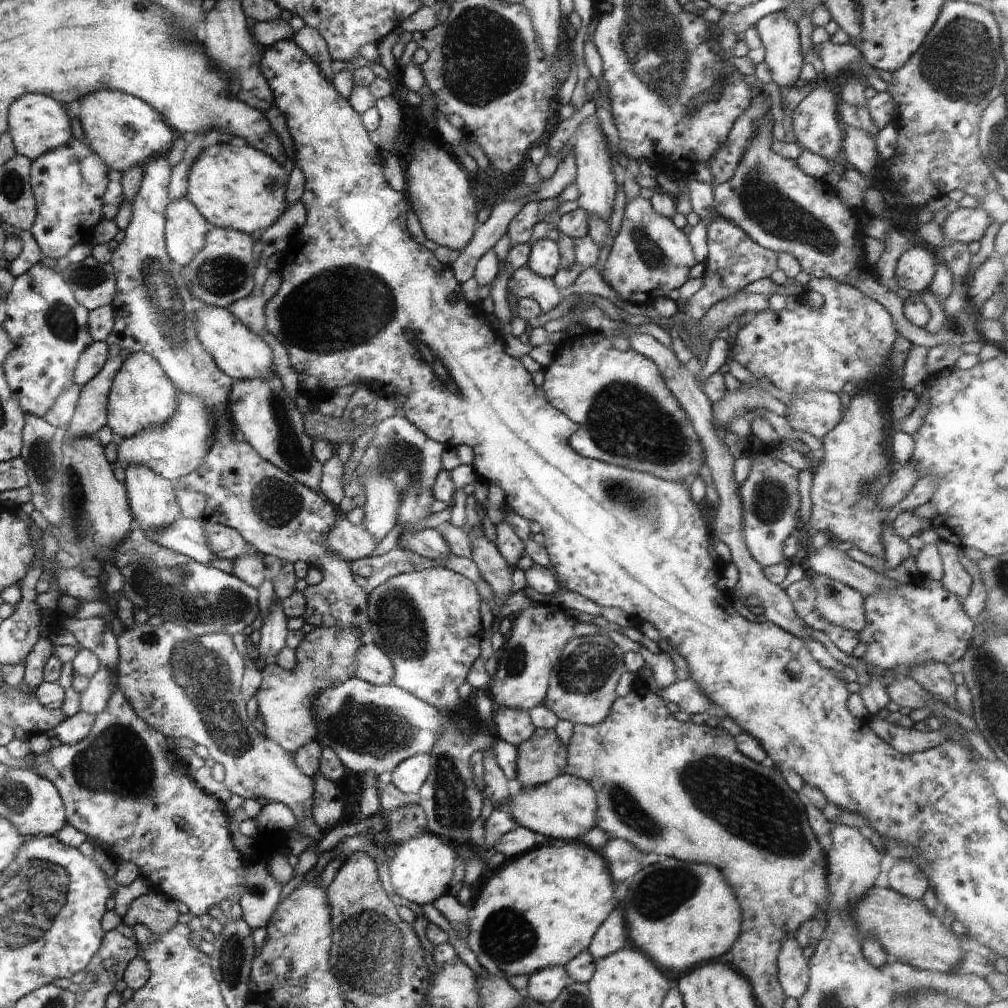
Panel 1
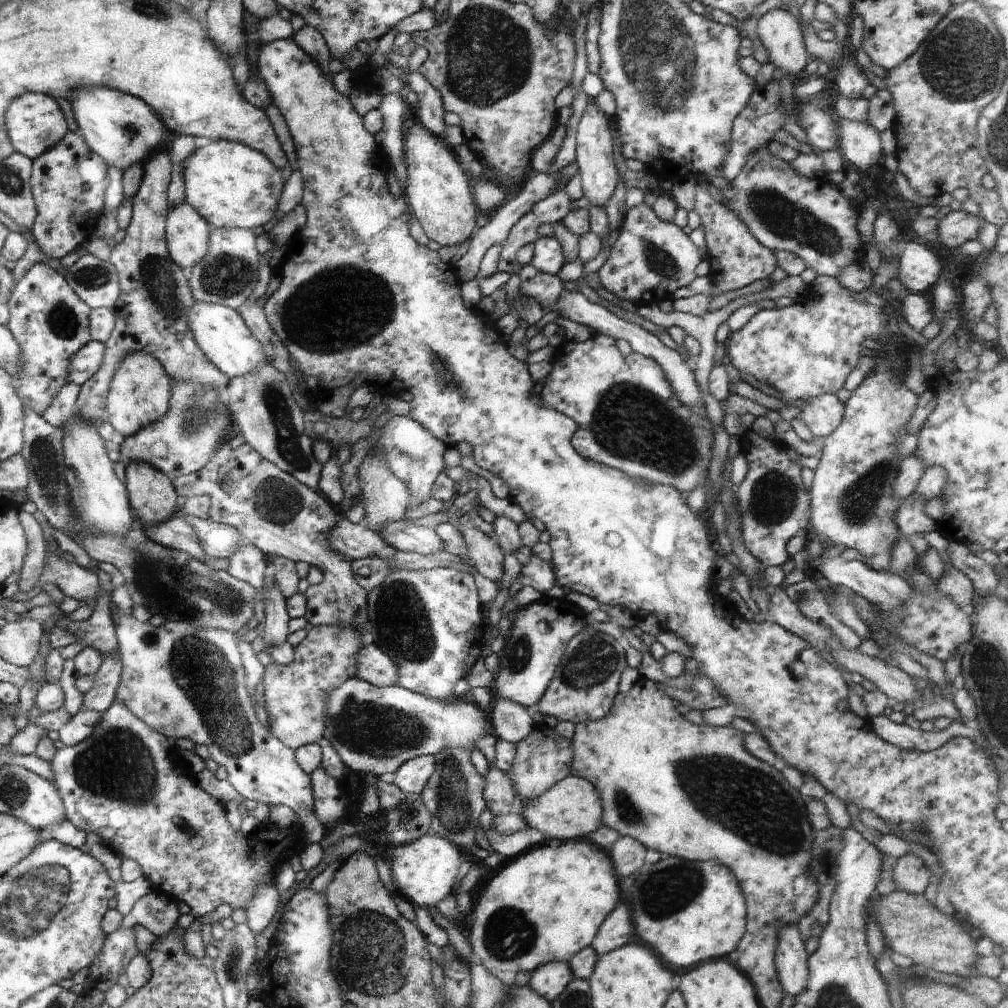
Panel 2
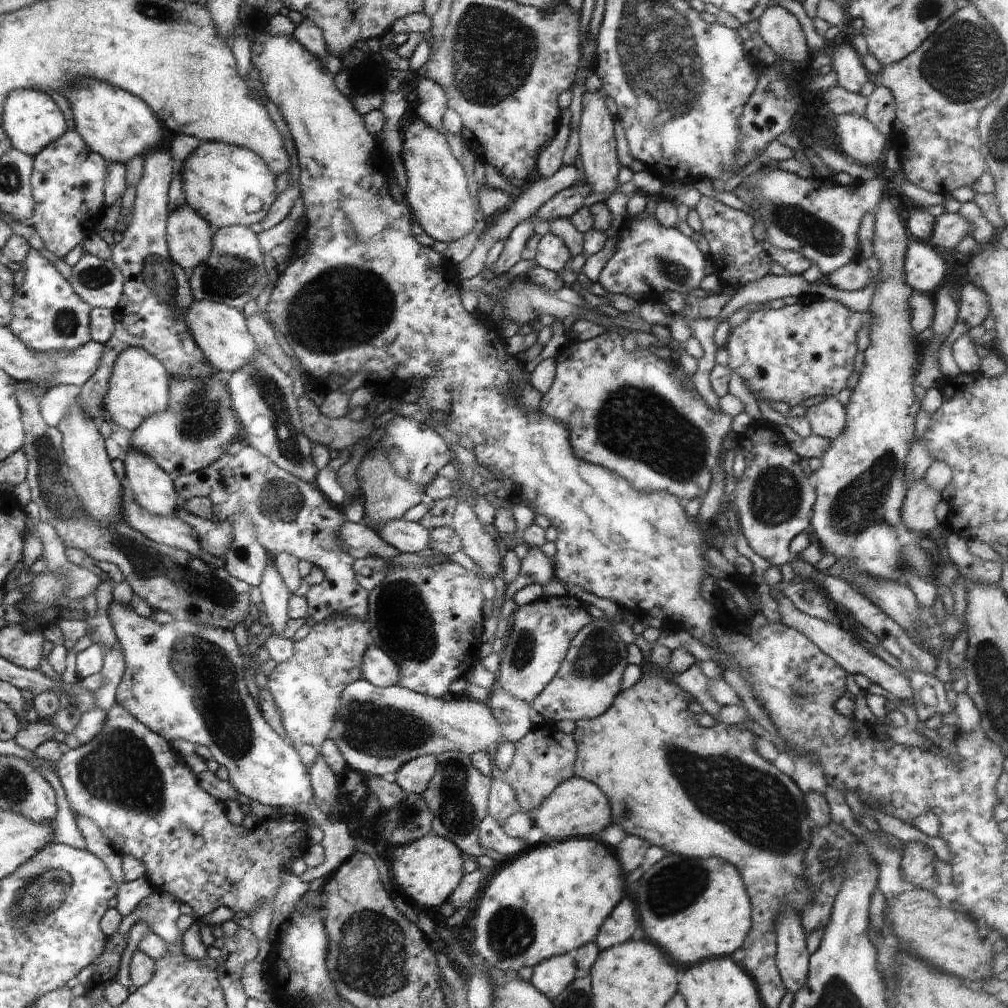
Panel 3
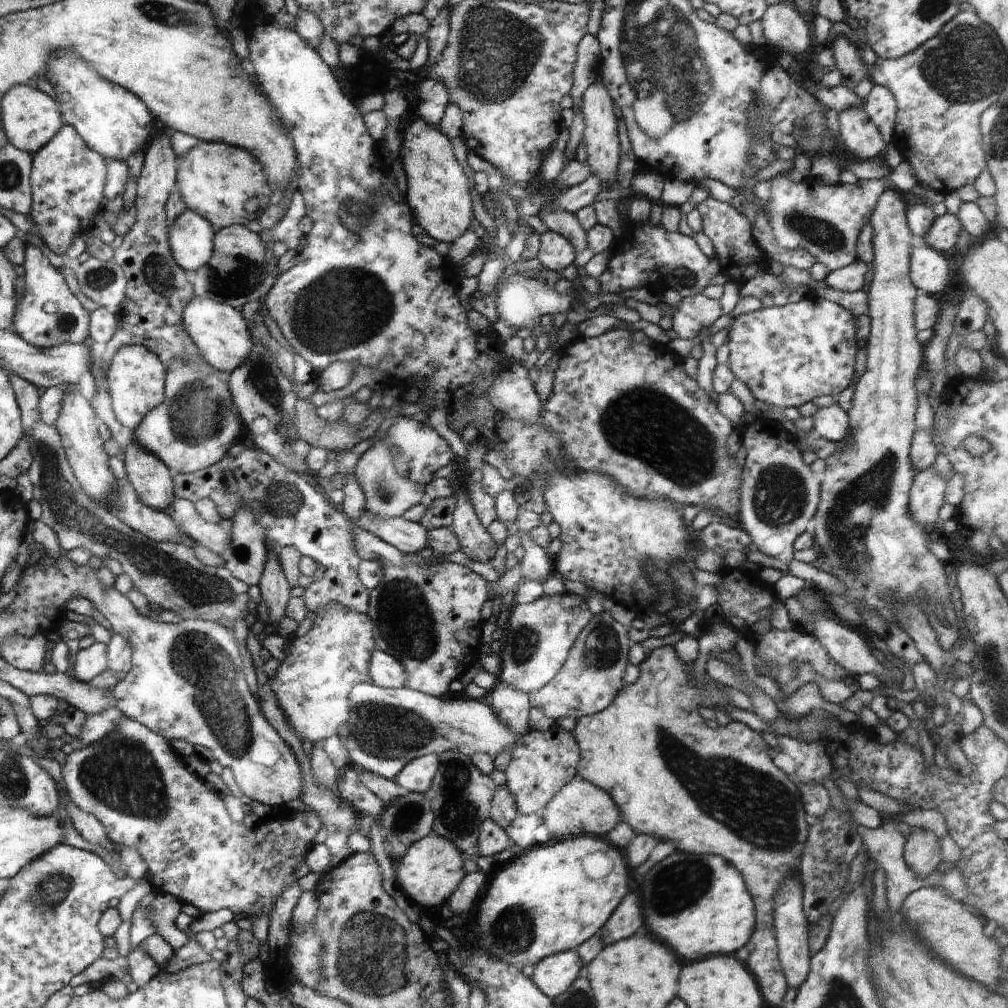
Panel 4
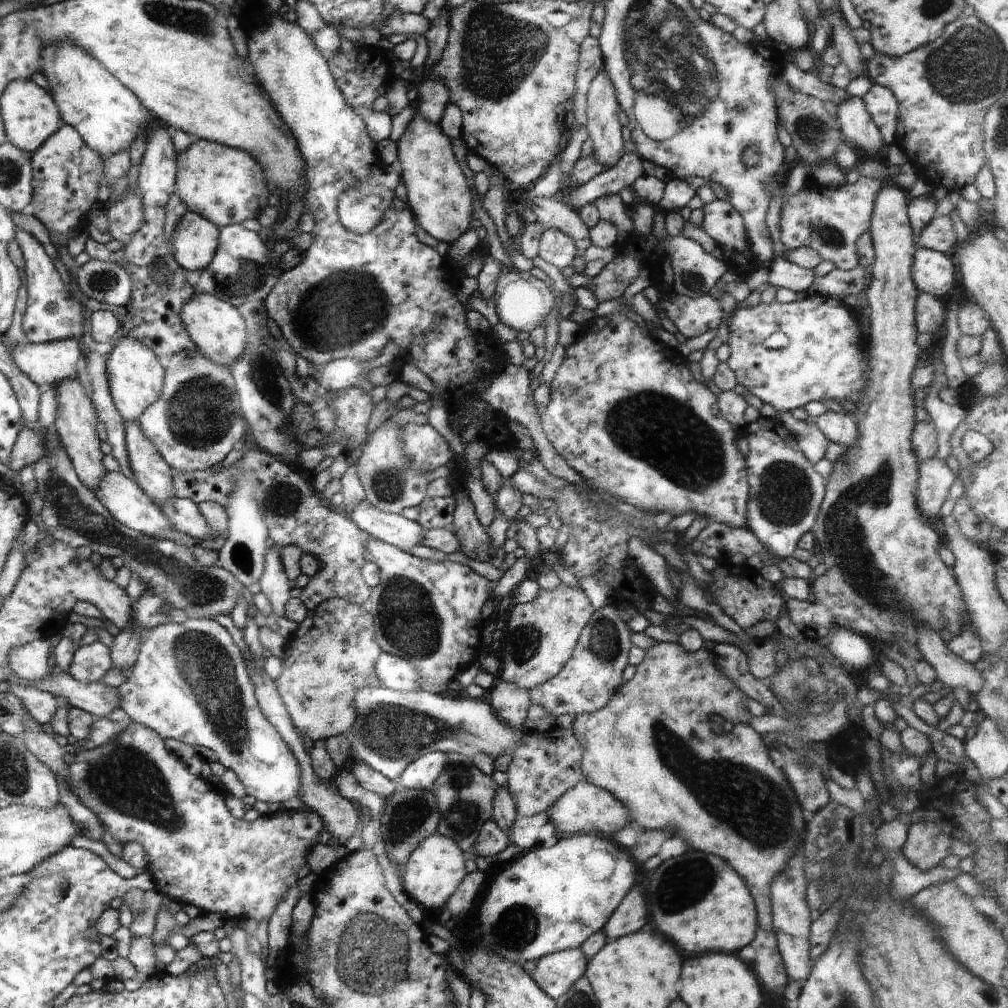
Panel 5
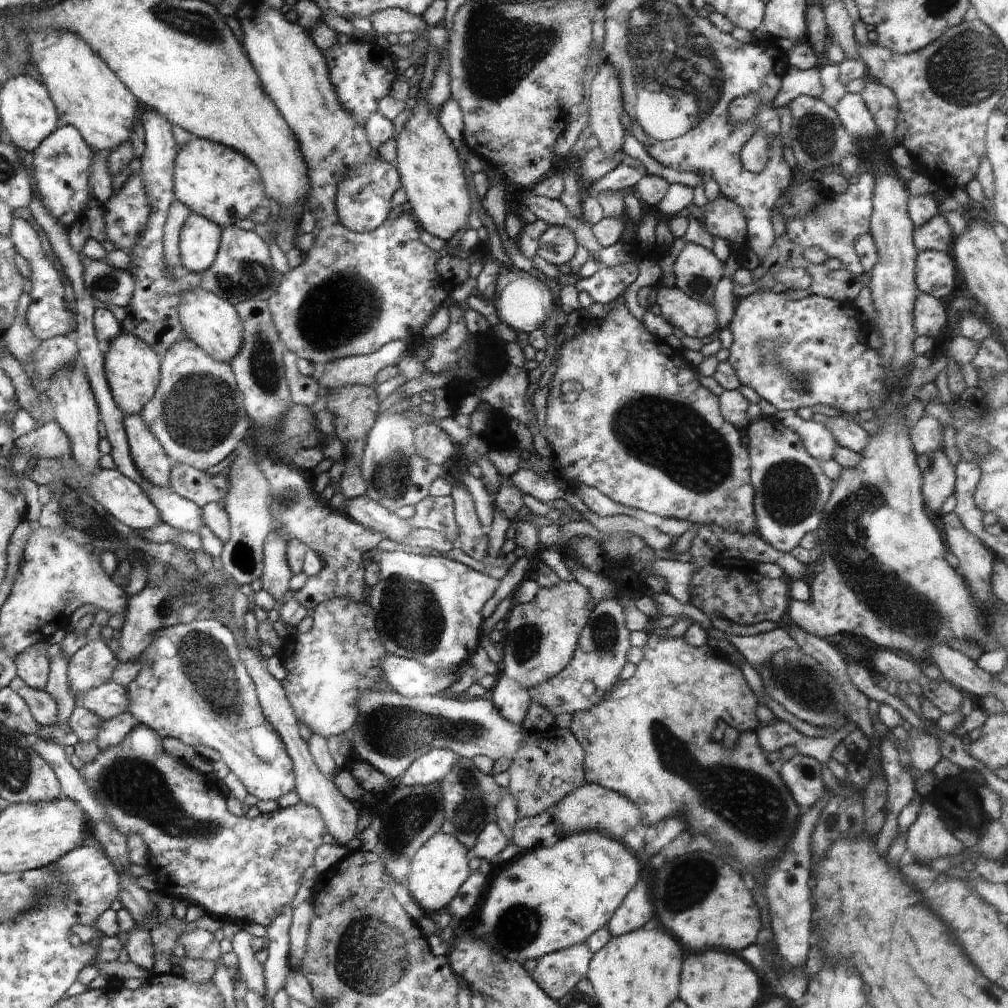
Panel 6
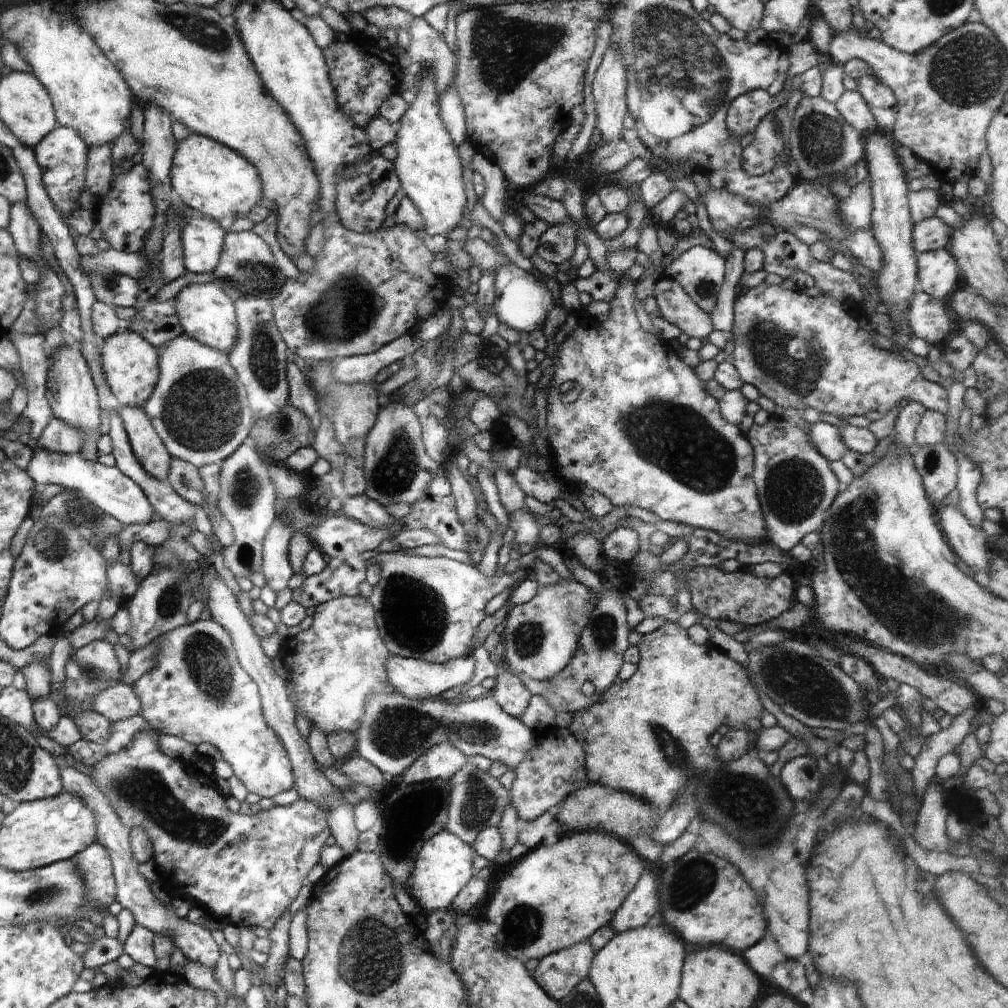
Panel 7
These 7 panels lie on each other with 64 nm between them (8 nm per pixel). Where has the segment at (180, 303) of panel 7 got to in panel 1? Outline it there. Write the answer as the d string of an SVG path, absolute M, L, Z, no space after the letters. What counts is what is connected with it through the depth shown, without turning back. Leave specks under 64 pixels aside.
M202 306L196 312L196 336L202 348L210 354L214 364L235 381L262 378L273 372L270 347L260 336L256 336L243 322L240 322L229 309L220 306Z

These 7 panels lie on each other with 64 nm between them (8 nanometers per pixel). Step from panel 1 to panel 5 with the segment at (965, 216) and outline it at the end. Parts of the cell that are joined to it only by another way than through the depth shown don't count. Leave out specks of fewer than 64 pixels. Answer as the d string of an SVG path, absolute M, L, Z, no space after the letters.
M936 215L930 225L916 238L917 246L927 247L944 255L948 250L952 250L955 244L955 230L949 215Z

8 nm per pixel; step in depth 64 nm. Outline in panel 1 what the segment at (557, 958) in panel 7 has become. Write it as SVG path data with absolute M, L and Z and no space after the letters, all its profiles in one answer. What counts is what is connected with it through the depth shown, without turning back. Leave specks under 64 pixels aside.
M550 966L528 977L524 993L529 1001L549 1006L562 990L572 983L573 980L568 976L565 966Z

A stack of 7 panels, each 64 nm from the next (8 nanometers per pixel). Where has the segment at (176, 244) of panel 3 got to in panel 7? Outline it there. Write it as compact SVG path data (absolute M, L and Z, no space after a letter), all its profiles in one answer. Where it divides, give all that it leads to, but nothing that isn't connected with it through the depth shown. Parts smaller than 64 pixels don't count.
M194 211L181 230L183 262L190 272L214 272L224 246L226 232L216 220Z

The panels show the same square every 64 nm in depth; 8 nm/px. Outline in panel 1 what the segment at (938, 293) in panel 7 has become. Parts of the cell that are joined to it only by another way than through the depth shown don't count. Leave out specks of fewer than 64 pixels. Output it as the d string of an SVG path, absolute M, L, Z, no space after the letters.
M914 245L897 260L895 277L903 289L911 293L927 290L936 276L937 257L926 248Z

